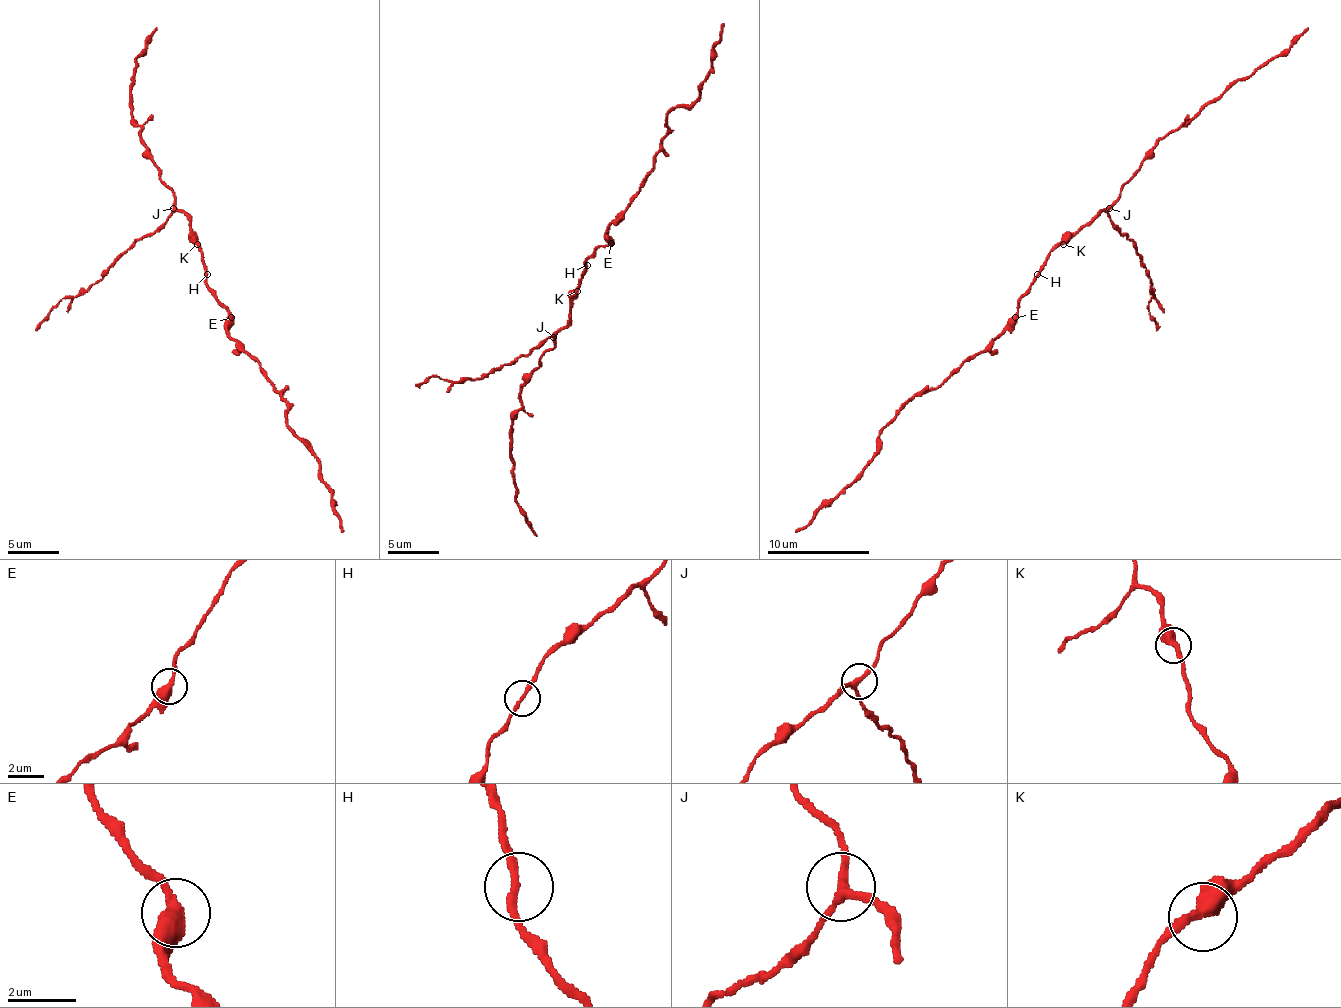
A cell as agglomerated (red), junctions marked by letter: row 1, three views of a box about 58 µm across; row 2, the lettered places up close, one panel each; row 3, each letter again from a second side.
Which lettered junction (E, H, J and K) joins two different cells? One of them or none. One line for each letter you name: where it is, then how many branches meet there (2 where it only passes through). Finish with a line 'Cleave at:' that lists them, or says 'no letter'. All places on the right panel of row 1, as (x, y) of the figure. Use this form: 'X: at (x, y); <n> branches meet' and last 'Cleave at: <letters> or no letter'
Cleave at: no letter

